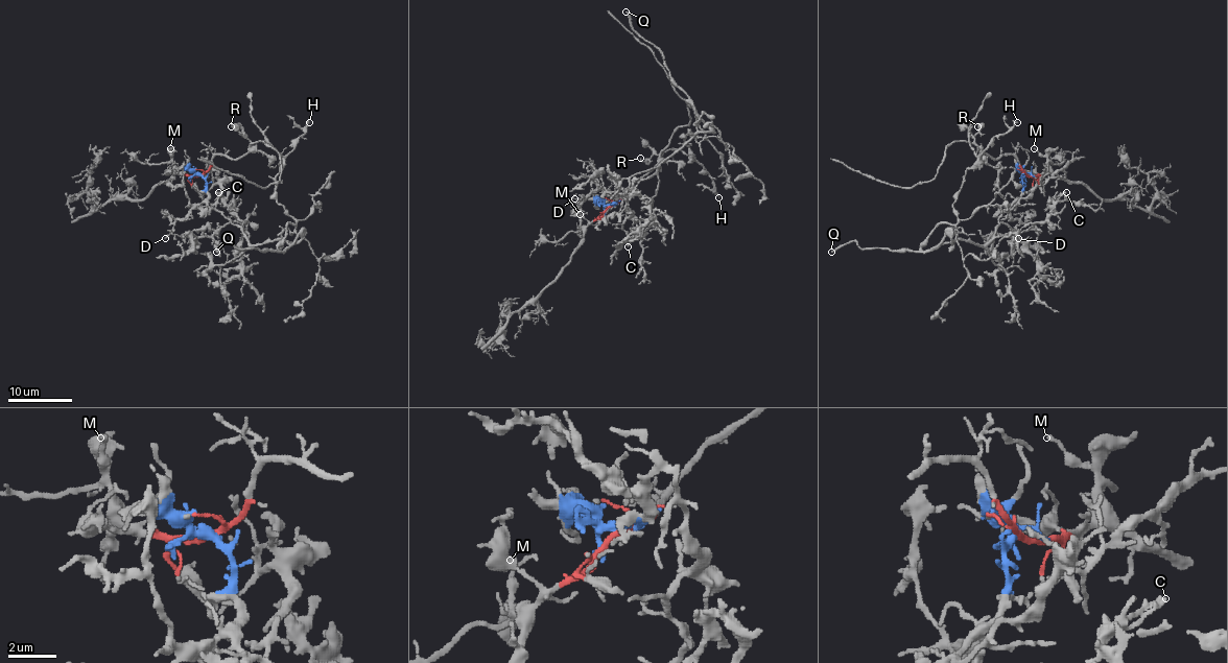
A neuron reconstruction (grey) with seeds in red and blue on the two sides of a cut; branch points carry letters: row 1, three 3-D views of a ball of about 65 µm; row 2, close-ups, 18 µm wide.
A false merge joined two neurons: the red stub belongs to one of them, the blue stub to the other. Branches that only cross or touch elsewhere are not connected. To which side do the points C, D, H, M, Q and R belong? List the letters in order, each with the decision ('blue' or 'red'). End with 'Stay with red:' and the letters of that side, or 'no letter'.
C: blue
D: blue
H: blue
M: red
Q: blue
R: red
Stay with red: M, R

